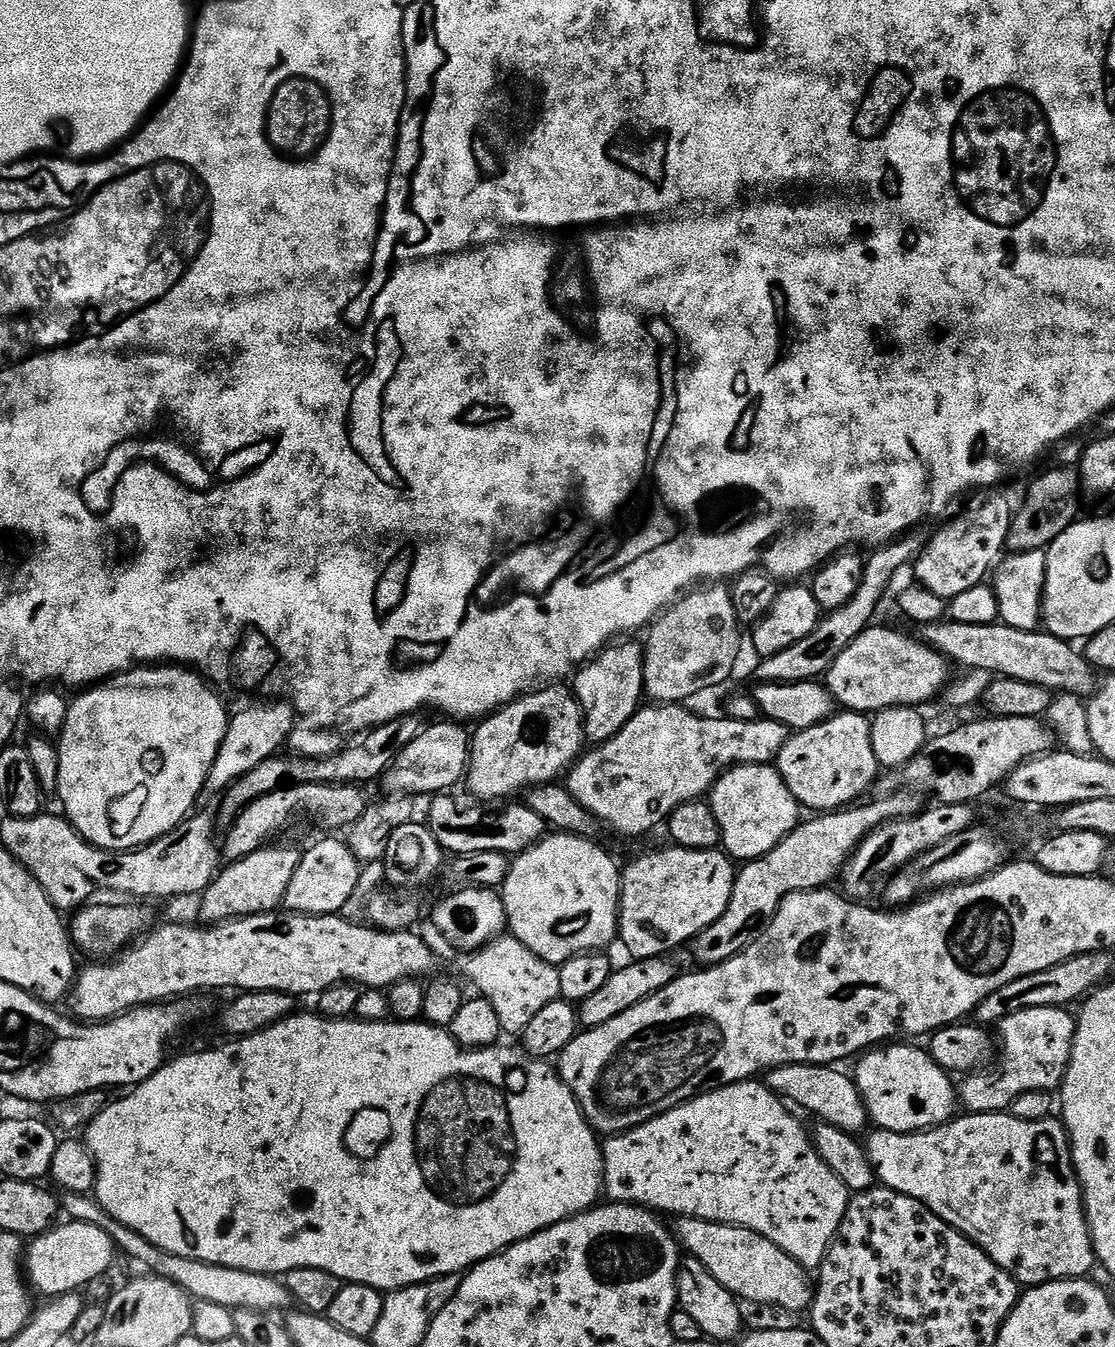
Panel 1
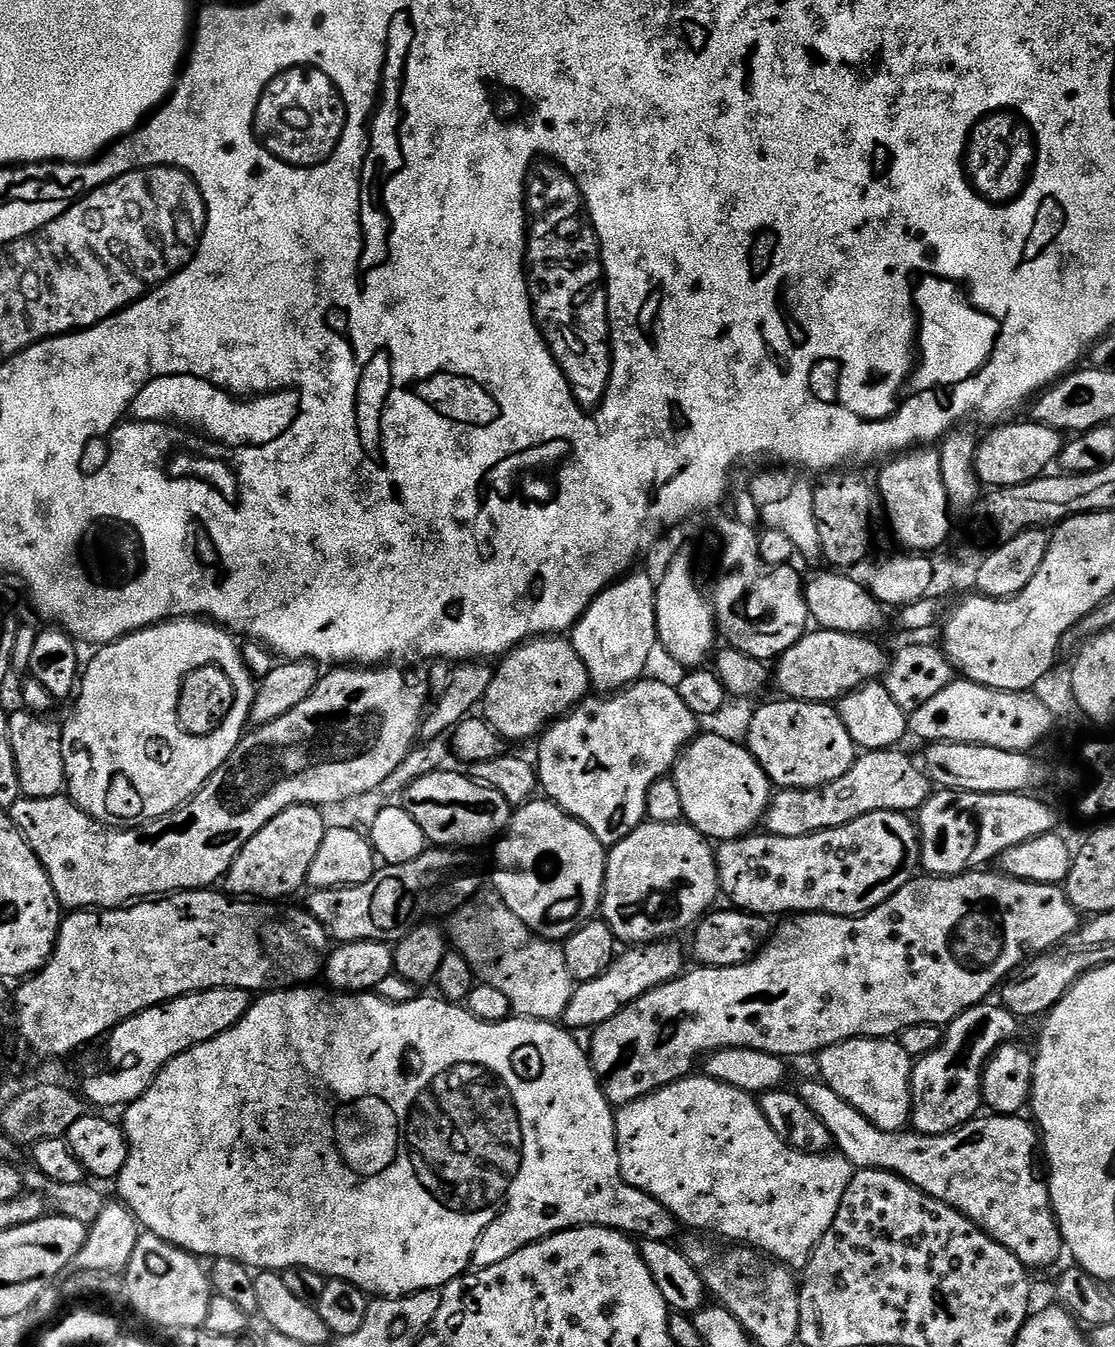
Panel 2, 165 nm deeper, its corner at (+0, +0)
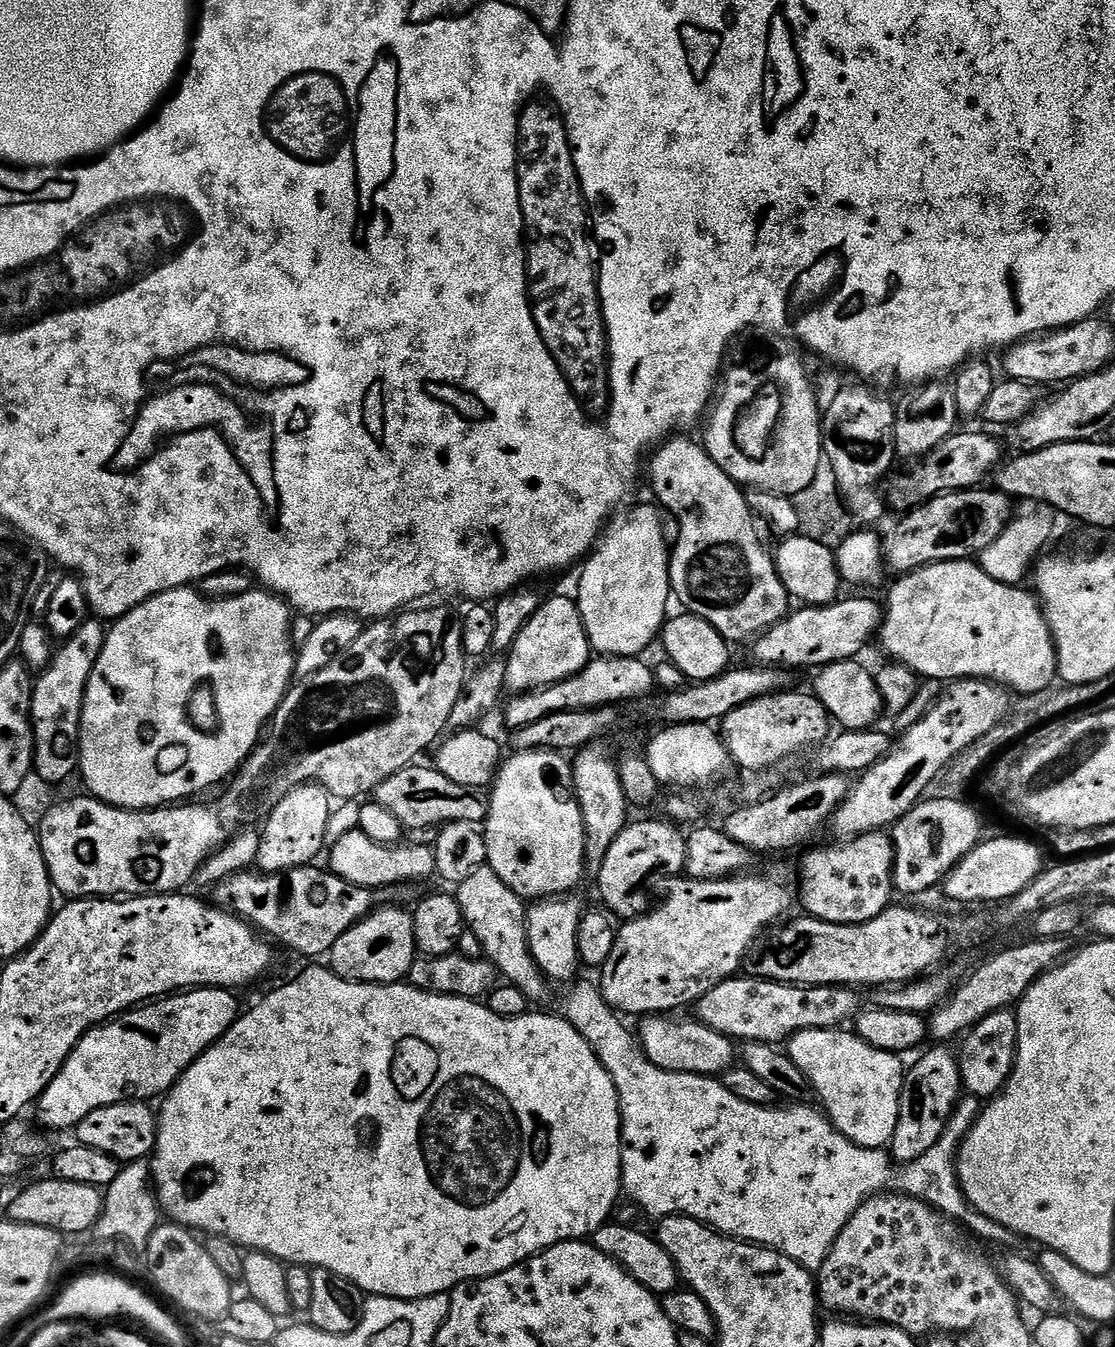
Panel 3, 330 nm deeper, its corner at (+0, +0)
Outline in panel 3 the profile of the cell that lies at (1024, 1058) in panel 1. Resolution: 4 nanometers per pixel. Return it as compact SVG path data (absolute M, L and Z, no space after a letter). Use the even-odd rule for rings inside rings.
M932 1046L928 1053L909 1067L904 1074L904 1085L898 1106L898 1126L890 1145L893 1161L901 1165L914 1162L926 1150L934 1146L934 1142L942 1137L947 1122L952 1116L962 1097L960 1082L960 1066L953 1049L948 1046Z

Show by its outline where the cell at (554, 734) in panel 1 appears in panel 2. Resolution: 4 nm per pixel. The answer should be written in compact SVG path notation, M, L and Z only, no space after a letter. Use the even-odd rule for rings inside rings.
M549 634L546 636L538 636L530 640L525 640L523 644L518 648L513 648L507 656L503 657L499 661L499 666L493 671L493 680L490 682L489 689L486 690L486 694L482 701L482 716L483 719L488 721L488 725L505 741L511 742L511 740L528 740L539 737L541 733L545 731L553 722L560 719L562 716L567 716L576 705L583 702L583 700L589 695L590 692L590 681L588 679L588 671L586 666L582 662L582 658L578 658L578 650L574 650L571 639L565 638L560 634Z

